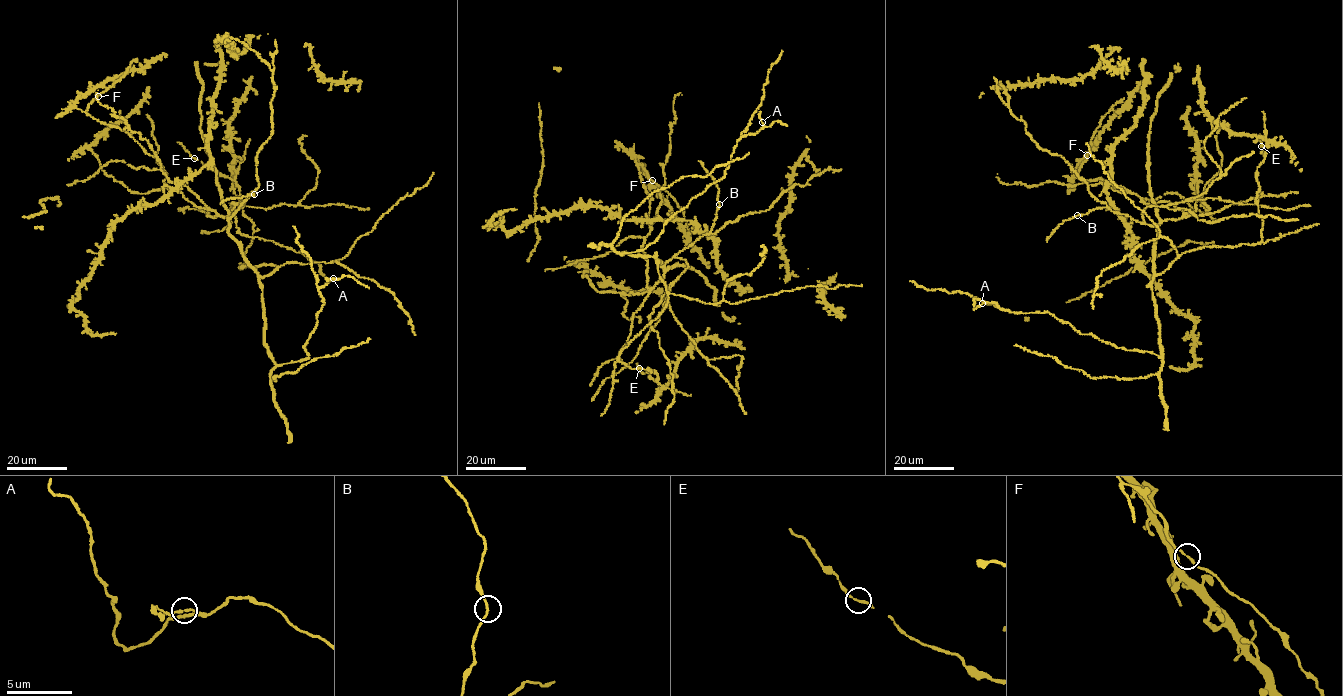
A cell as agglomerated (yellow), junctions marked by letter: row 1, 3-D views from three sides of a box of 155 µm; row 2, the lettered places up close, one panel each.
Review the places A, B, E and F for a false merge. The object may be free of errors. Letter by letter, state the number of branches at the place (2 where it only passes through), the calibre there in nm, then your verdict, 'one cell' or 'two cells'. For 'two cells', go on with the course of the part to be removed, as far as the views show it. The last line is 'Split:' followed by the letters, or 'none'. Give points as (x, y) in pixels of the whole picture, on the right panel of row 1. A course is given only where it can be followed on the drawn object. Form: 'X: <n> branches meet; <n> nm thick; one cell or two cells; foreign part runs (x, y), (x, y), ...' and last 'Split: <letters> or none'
A: 2 branches meet; 150 nm thick; one cell
B: 2 branches meet; 150 nm thick; one cell
E: 2 branches meet; 160 nm thick; one cell
F: 2 branches meet; 170 nm thick; one cell
Split: none

